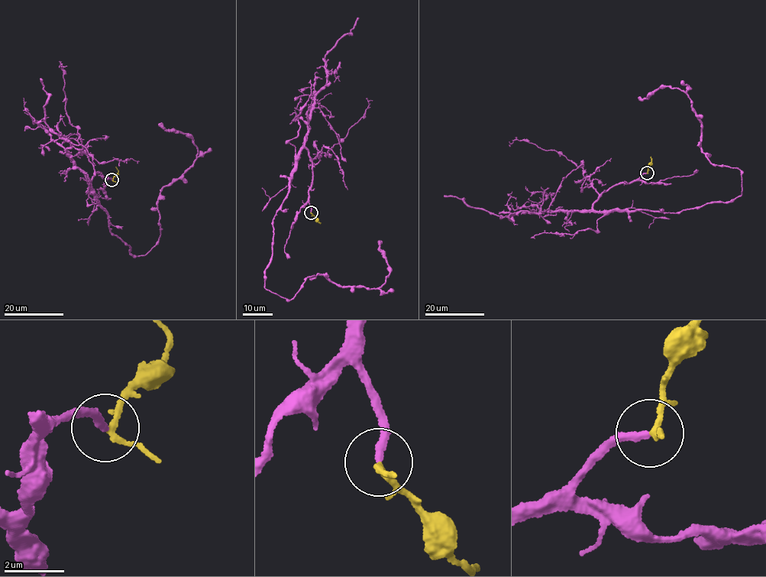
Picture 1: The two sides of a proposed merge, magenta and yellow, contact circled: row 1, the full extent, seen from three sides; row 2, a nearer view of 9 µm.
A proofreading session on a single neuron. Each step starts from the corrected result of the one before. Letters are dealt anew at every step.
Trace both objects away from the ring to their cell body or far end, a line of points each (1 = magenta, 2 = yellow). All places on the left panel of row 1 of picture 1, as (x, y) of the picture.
1: (112, 179), (98, 171), (91, 182), (111, 231), (145, 254), (160, 234), (159, 189), (197, 151), (159, 123)
2: (112, 179), (117, 173), (115, 166)

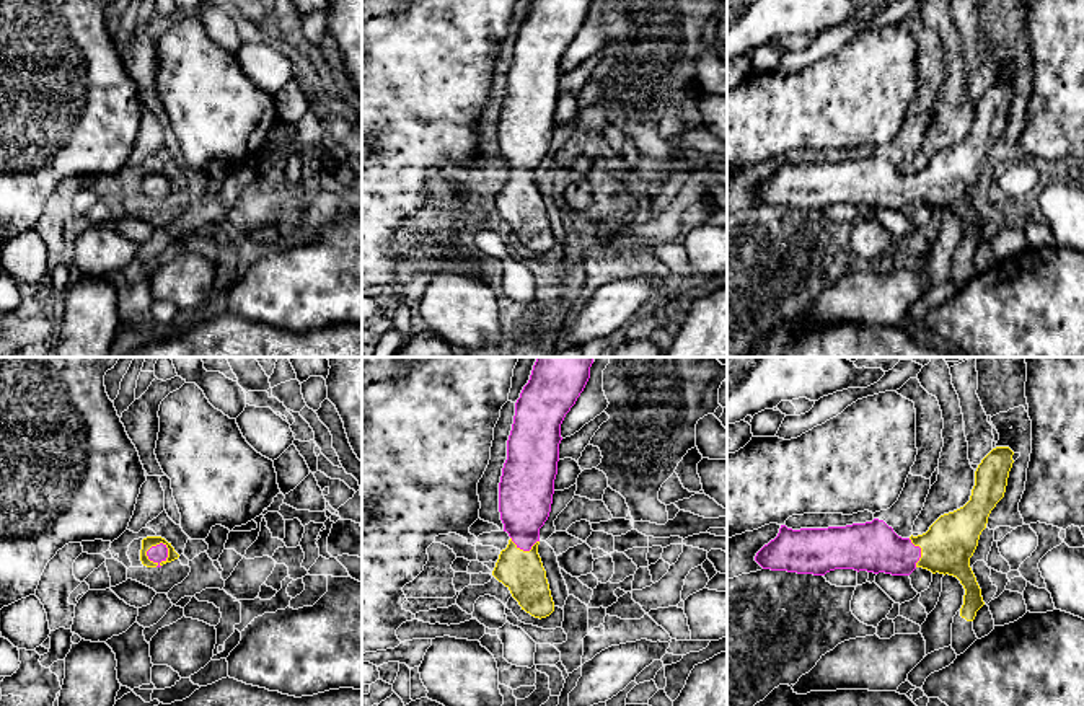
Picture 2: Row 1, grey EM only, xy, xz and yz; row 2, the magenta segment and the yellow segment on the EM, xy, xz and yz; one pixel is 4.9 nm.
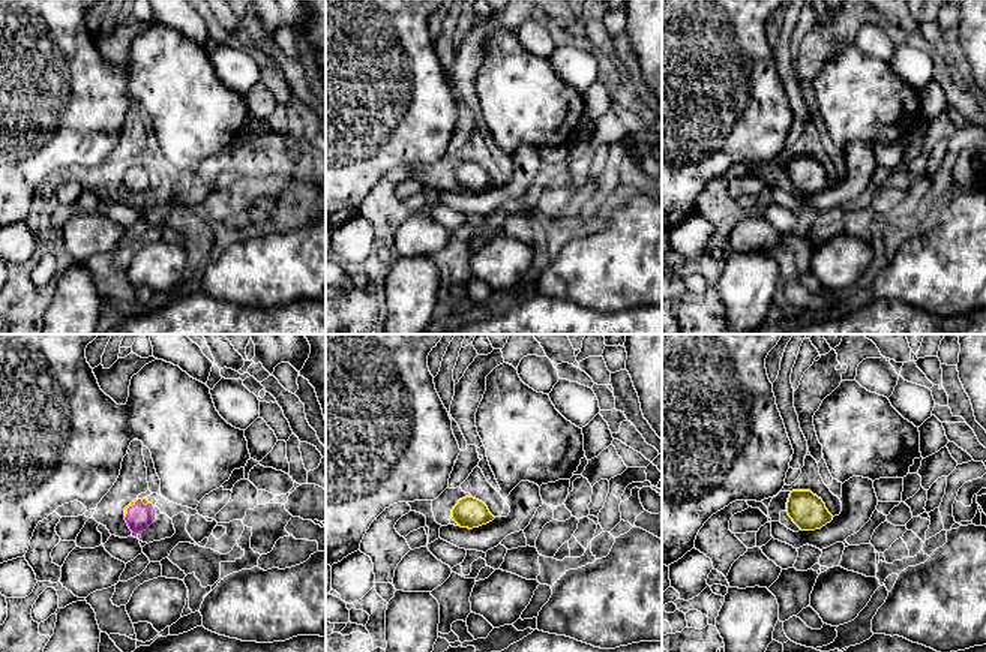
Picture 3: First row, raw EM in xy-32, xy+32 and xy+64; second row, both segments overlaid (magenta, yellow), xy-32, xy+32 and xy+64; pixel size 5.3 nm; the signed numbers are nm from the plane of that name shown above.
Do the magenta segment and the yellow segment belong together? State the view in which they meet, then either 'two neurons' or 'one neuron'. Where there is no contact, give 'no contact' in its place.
meets magenta in xy; one neuron

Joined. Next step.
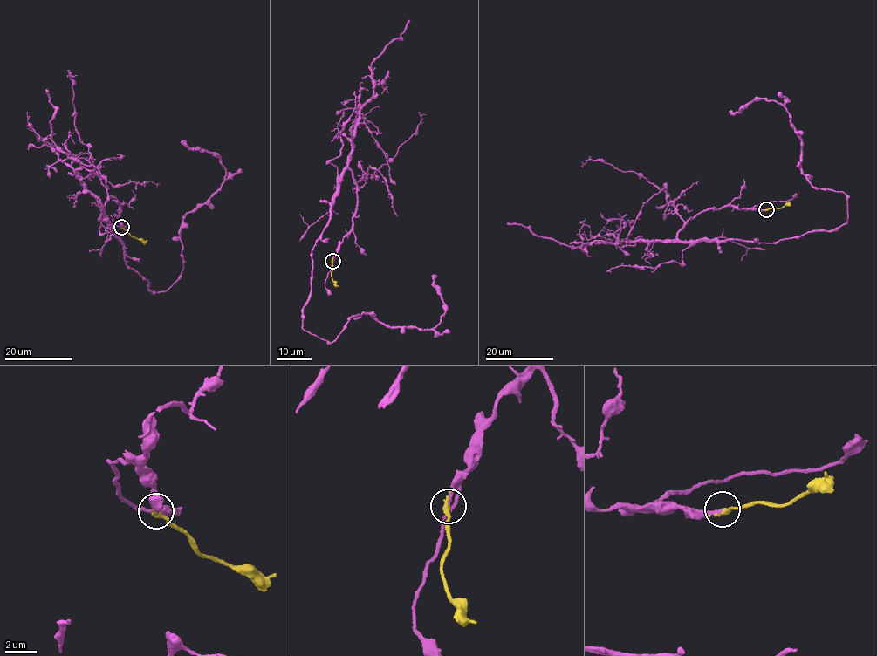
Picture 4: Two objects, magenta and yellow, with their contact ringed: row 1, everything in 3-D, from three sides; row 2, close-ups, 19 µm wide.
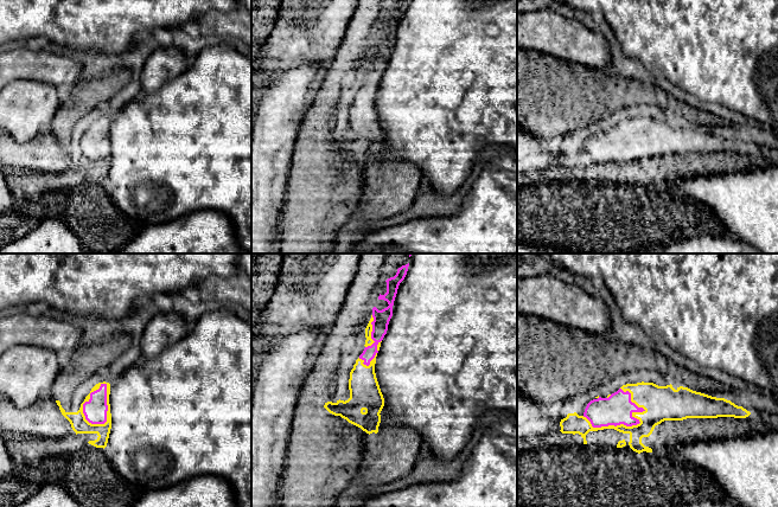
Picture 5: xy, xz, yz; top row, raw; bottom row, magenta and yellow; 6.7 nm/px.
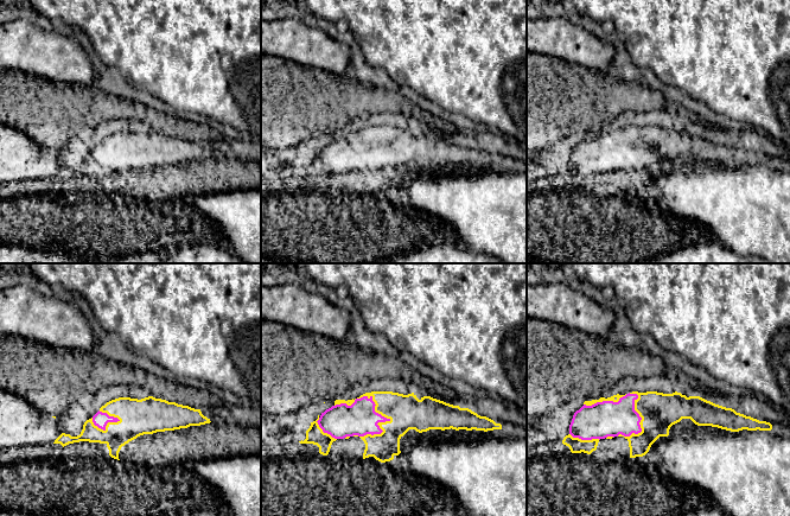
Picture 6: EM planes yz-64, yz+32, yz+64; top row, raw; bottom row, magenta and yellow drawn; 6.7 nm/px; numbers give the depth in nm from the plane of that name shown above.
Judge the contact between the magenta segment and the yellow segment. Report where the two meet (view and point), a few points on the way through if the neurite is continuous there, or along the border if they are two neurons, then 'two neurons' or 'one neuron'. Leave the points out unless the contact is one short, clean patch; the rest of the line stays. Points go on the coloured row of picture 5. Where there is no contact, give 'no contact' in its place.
meets magenta in yz at (620, 423); one neuron

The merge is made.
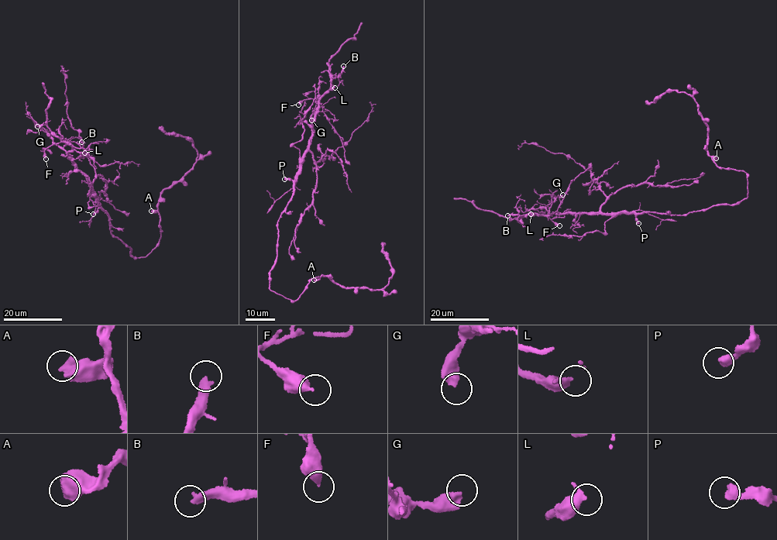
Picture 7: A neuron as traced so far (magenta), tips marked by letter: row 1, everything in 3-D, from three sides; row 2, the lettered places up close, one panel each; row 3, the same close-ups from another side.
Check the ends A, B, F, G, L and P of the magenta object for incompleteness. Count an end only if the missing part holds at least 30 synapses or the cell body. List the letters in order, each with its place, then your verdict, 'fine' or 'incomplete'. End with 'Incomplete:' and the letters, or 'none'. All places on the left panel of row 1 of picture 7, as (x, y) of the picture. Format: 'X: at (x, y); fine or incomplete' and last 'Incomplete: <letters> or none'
A: at (151, 211); fine
B: at (81, 142); fine
F: at (46, 159); fine
G: at (37, 126); fine
L: at (84, 153); fine
P: at (93, 214); incomplete
Incomplete: P

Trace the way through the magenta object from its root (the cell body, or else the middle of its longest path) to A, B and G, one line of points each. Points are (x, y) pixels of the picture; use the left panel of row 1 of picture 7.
A: (115, 236), (132, 249), (131, 254), (135, 258), (146, 256), (158, 243), (160, 236), (159, 213), (151, 211)
B: (115, 236), (110, 233), (108, 216), (94, 200), (90, 183), (68, 157), (71, 145), (82, 147), (81, 142)
G: (115, 236), (110, 233), (108, 216), (94, 200), (84, 175), (50, 134), (37, 126)

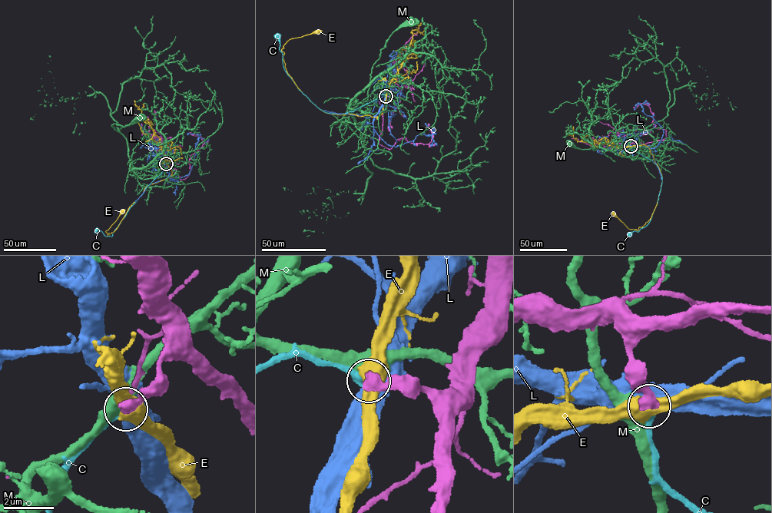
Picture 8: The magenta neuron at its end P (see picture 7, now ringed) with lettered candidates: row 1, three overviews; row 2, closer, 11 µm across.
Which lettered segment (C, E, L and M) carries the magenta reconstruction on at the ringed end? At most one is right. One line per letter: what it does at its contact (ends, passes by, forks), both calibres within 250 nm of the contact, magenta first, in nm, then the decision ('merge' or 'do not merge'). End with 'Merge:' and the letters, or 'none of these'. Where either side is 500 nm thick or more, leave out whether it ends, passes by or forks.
C: it ends there; 400 nm thick on the magenta side, 380 nm on the other; merge
E: 440 nm thick on the magenta side, 550 nm on the other; do not merge
L: 480 nm thick on the magenta side, 650 nm on the other; do not merge
M: it passes by; 400 nm thick on the magenta side, 480 nm on the other; do not merge
Merge: C

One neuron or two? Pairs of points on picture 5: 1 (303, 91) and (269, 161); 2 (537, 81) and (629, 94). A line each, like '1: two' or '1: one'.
1: one
2: one

